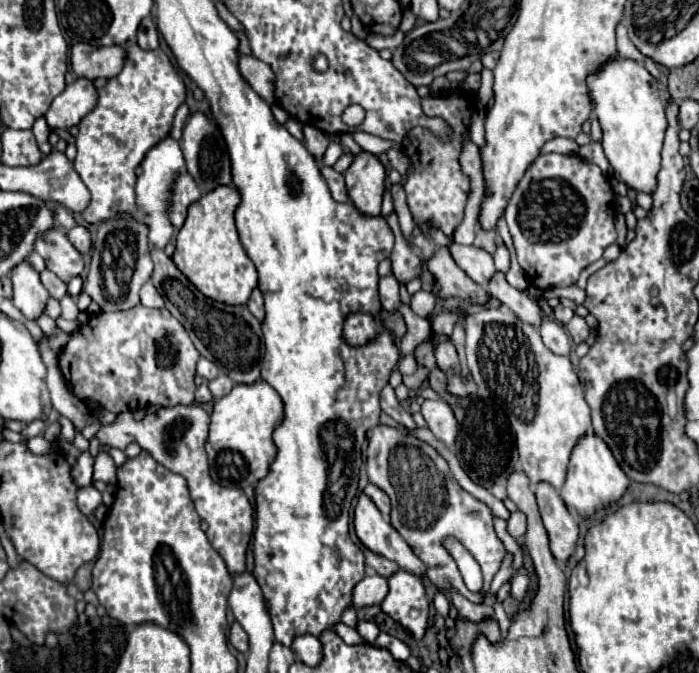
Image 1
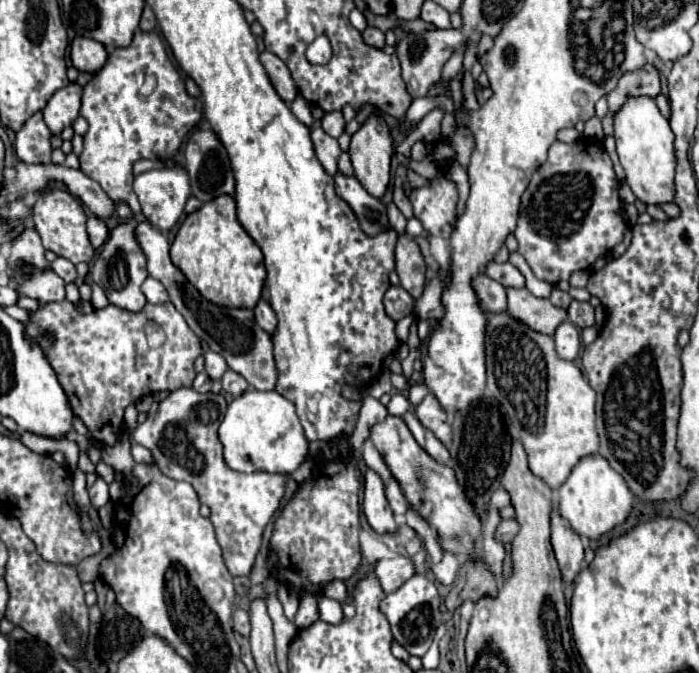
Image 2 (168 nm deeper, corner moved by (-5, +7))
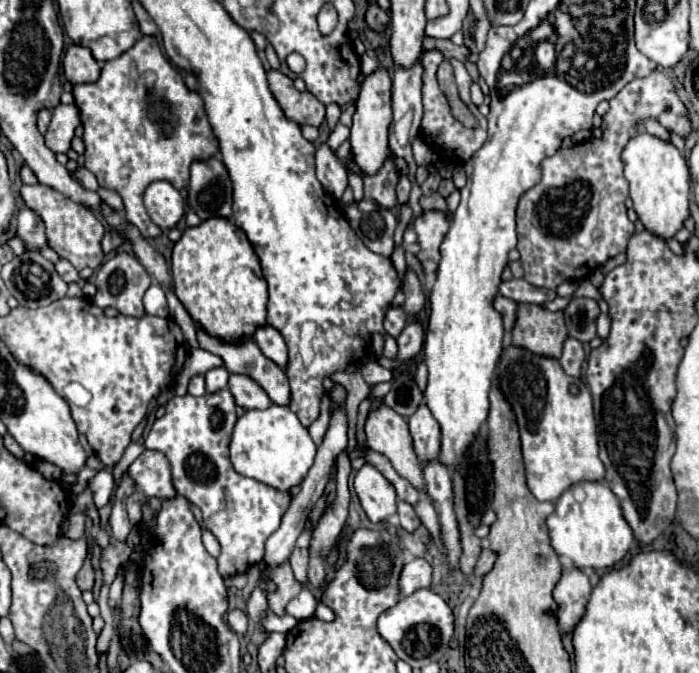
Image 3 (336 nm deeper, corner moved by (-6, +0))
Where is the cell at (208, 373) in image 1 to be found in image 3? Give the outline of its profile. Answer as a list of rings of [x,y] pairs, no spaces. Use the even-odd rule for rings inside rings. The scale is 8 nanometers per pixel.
[[[214,367],[214,369],[210,369],[204,375],[204,379],[206,379],[206,393],[216,393],[220,389],[226,389],[228,377],[230,377],[230,373],[226,371],[226,367]]]

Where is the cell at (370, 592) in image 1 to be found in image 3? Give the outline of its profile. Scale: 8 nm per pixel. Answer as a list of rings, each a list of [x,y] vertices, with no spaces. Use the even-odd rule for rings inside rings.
[[[412,559],[410,563],[406,563],[402,567],[402,573],[398,579],[400,595],[408,597],[422,587],[430,587],[430,581],[432,581],[432,567],[428,565],[428,561],[426,559]]]

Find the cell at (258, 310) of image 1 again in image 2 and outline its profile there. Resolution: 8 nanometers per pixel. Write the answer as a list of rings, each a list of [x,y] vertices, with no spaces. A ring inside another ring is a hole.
[[[259,300],[259,304],[255,306],[253,312],[255,312],[257,324],[259,324],[267,334],[275,334],[275,330],[277,330],[277,318],[275,318],[273,308],[271,308],[265,300]]]

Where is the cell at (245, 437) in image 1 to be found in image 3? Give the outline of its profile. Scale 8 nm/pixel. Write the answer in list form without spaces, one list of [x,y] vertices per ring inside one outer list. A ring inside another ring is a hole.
[[[272,403],[268,409],[250,409],[238,417],[230,441],[230,461],[234,469],[252,477],[264,485],[288,491],[292,485],[298,485],[316,457],[316,445],[310,439],[308,429],[302,427],[298,417],[286,405]]]

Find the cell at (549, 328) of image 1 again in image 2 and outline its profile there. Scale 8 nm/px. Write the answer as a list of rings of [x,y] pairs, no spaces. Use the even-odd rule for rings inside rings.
[[[563,322],[557,332],[553,334],[555,338],[555,346],[557,346],[557,354],[563,360],[575,360],[581,348],[581,338],[579,338],[579,330],[577,326],[573,326],[571,322]]]

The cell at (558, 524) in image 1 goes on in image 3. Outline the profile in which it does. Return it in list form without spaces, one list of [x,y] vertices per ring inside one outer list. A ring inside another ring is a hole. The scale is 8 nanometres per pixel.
[[[578,567],[562,569],[562,577],[554,589],[554,599],[558,603],[558,625],[562,633],[572,631],[574,625],[580,621],[590,591],[592,585],[582,569]]]

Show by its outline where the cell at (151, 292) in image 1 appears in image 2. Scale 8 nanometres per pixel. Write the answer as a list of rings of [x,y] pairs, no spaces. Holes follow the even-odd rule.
[[[151,276],[143,282],[141,290],[143,290],[143,294],[145,294],[147,302],[151,302],[151,304],[163,304],[163,302],[167,302],[167,300],[169,300],[165,286],[163,286],[159,280],[151,278]]]

